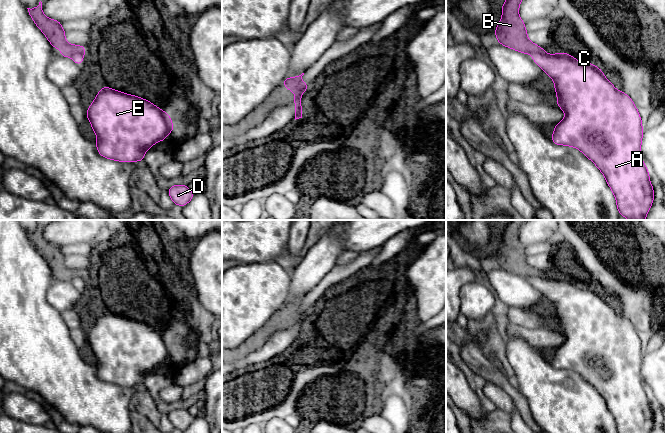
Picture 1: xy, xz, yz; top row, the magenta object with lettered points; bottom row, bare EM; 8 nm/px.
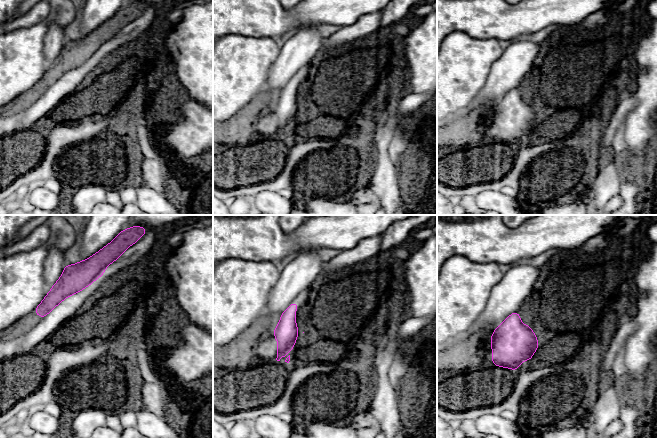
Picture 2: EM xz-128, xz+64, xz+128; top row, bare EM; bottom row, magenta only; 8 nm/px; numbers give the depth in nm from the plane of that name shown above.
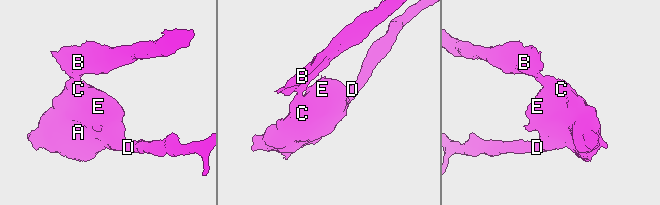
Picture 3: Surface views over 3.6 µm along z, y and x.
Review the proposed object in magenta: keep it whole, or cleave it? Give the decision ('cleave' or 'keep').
keep

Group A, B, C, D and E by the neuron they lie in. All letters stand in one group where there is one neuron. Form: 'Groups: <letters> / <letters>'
Groups: A B C D E

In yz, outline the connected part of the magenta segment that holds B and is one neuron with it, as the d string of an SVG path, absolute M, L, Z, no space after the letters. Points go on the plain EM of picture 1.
M507 220L502 229L501 245L494 256L498 267L524 278L532 278L532 284L553 303L557 330L566 340L555 348L552 366L579 373L598 391L616 422L618 433L650 433L654 413L641 380L643 352L635 328L622 314L617 315L601 293L591 286L581 288L568 277L546 278L543 272L532 267L518 236L523 221Z

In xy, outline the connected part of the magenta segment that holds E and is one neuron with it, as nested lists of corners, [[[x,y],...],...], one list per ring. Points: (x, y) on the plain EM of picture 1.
[[[106,309],[86,336],[87,344],[98,361],[95,367],[99,379],[114,385],[143,386],[145,376],[155,367],[164,365],[174,354],[170,339],[153,327],[133,318],[110,313]]]

